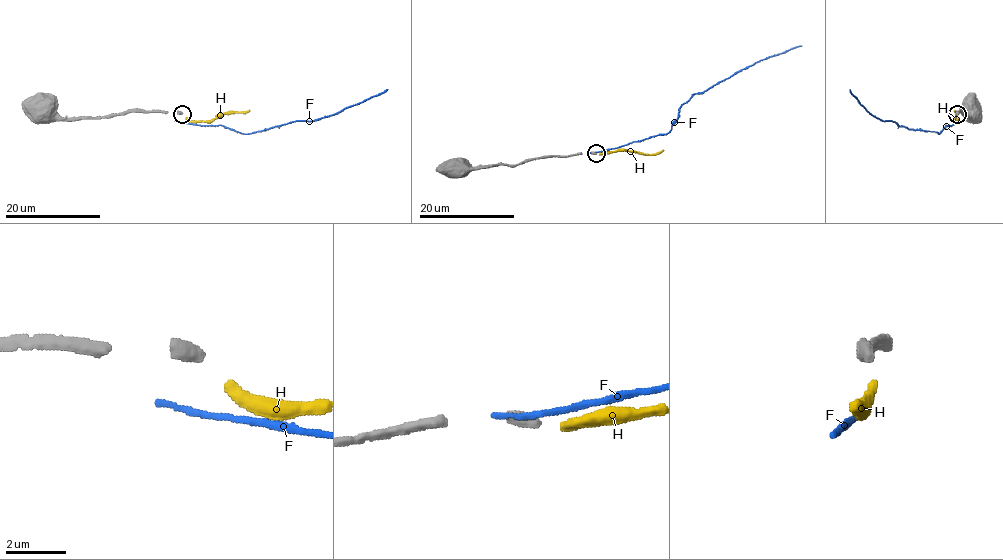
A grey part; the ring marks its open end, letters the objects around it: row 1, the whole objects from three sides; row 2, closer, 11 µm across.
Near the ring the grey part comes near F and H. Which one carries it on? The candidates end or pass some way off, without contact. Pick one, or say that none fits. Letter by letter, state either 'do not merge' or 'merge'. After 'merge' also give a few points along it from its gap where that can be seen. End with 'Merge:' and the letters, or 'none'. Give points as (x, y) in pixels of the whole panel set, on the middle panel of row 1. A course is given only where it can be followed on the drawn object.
F: do not merge
H: merge | via (600, 154), (659, 154), (664, 150)
Merge: H

